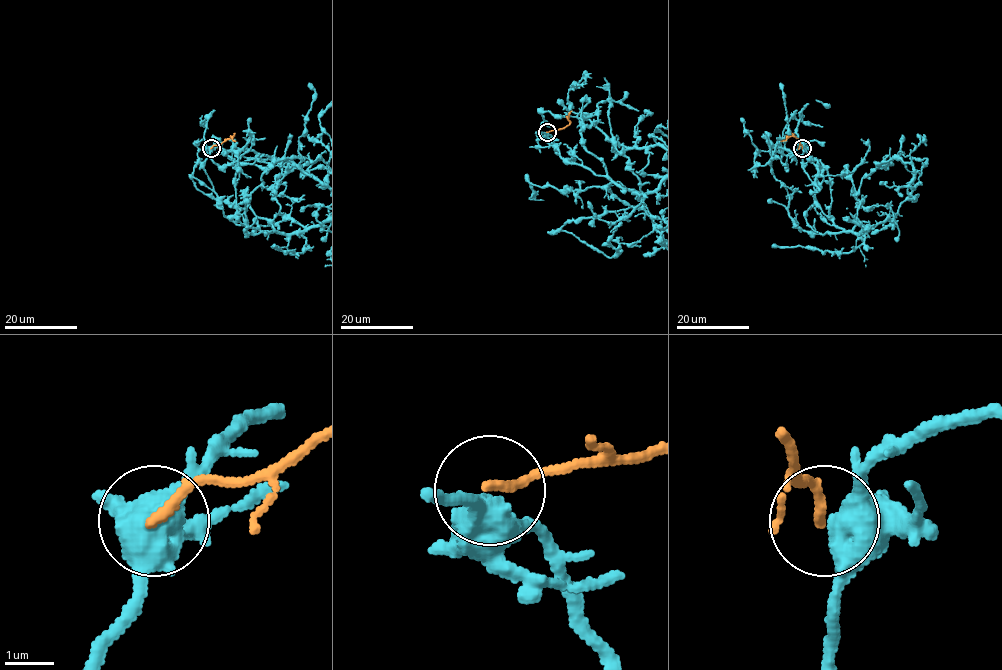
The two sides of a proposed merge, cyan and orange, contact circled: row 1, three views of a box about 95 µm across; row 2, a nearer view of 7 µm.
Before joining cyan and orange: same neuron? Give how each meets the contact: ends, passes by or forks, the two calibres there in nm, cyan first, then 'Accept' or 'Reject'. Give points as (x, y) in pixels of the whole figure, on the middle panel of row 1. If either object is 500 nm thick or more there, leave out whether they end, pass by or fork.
Thickness 600 nm (cyan) against 190 nm. Reject

